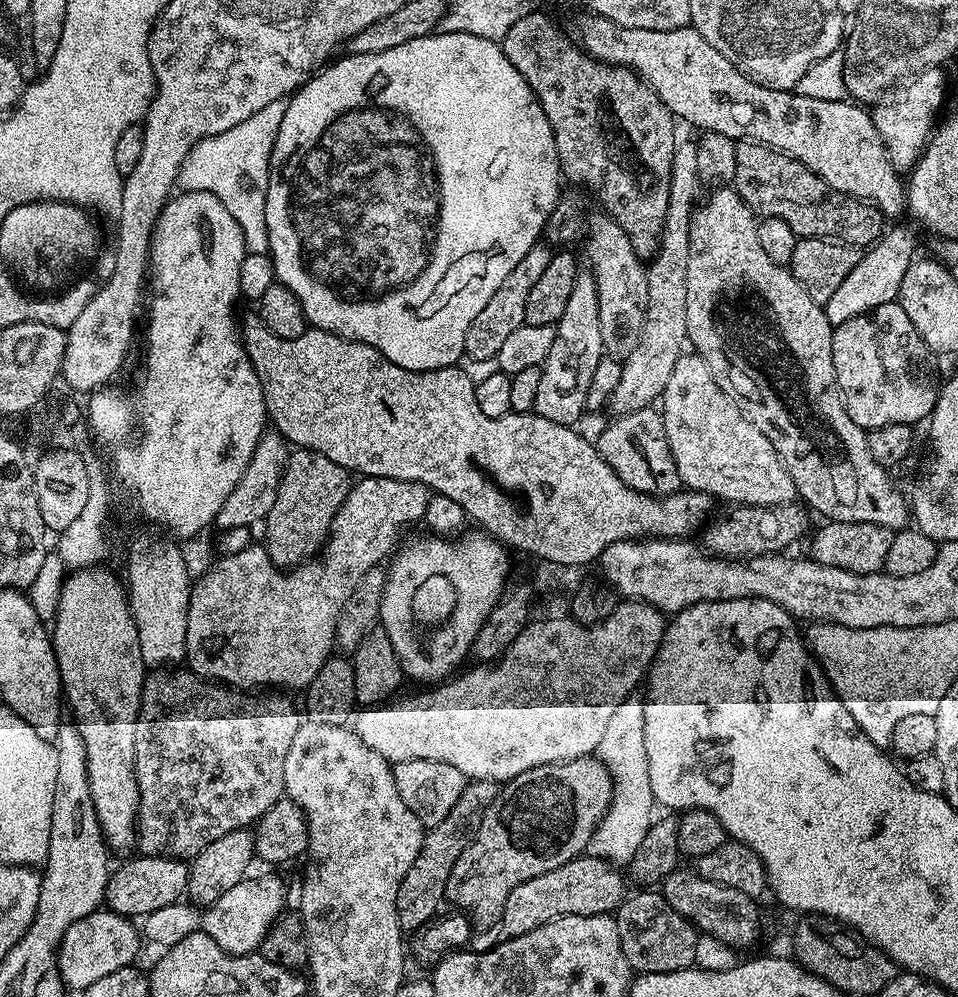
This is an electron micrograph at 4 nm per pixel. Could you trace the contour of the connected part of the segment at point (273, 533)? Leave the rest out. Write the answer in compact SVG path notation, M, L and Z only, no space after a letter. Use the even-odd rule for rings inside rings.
M296 448L289 455L278 486L278 494L274 498L274 506L270 506L268 519L262 524L265 540L263 543L268 549L270 558L281 570L291 570L304 561L313 559L323 549L336 512L342 506L342 502L346 502L346 494L350 487L348 476L350 476L349 469L338 466L338 462L330 462L330 458L326 458L321 452L312 452L309 448Z

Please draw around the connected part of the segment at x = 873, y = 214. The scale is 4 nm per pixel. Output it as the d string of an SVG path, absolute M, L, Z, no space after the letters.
M737 143L732 184L757 217L782 218L797 238L819 236L864 250L886 231L886 217L867 200L855 200L826 186L802 162L765 144Z

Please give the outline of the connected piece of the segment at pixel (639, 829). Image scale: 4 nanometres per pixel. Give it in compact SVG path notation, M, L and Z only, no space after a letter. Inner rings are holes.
M633 694L622 702L622 706L618 706L618 710L614 710L602 742L598 742L595 751L612 779L612 801L602 822L594 830L587 851L609 864L627 865L628 861L634 858L634 854L638 854L638 846L642 846L642 838L646 838L654 822L652 808L655 809L657 803L642 763L643 750L644 702L639 695Z

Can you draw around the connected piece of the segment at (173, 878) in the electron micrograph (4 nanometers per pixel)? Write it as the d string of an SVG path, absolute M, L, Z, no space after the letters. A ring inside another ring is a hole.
M133 855L108 878L104 899L107 907L119 916L145 918L151 912L178 903L188 890L189 865L183 860L165 856ZM136 856L136 857L135 857Z

